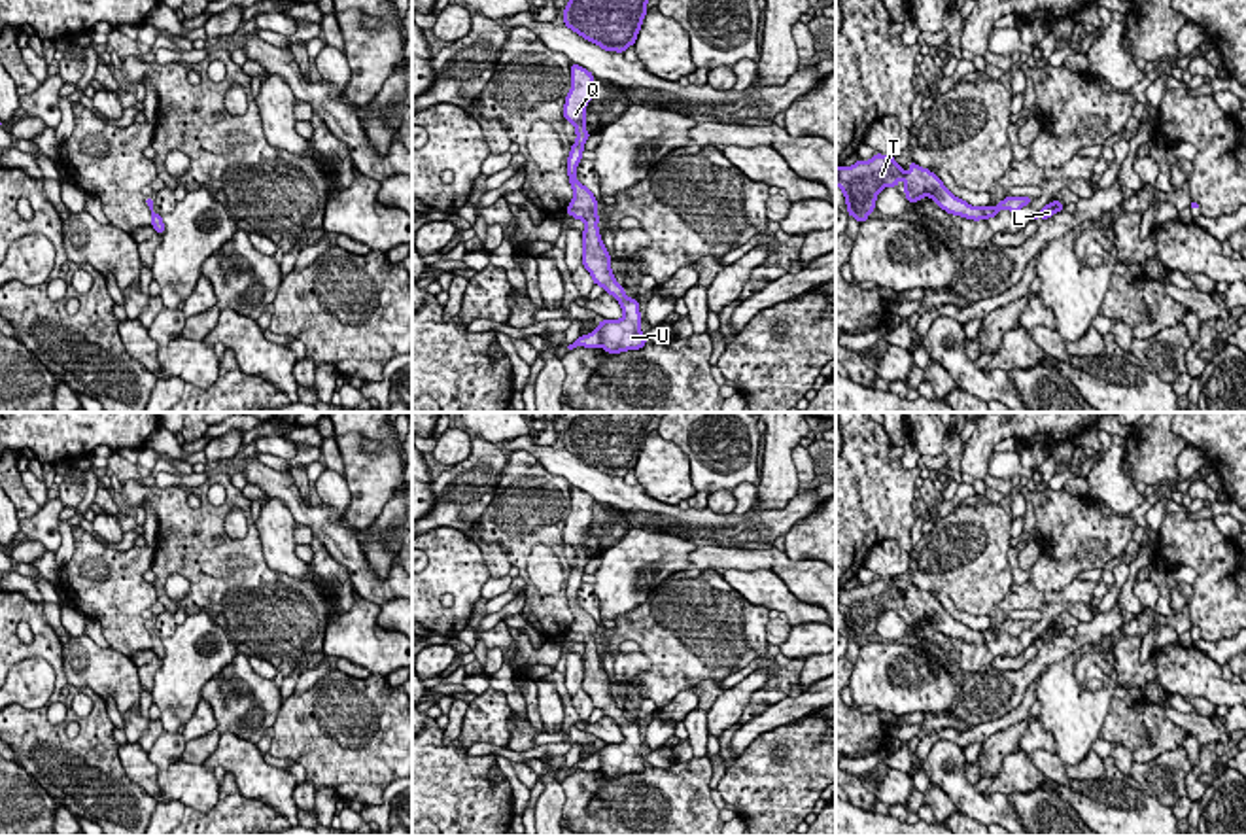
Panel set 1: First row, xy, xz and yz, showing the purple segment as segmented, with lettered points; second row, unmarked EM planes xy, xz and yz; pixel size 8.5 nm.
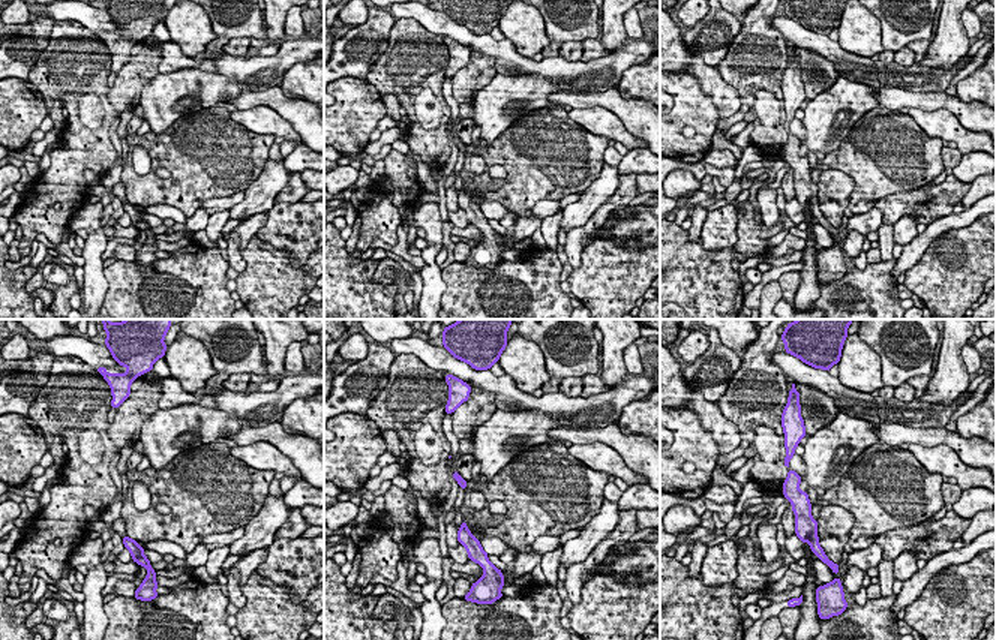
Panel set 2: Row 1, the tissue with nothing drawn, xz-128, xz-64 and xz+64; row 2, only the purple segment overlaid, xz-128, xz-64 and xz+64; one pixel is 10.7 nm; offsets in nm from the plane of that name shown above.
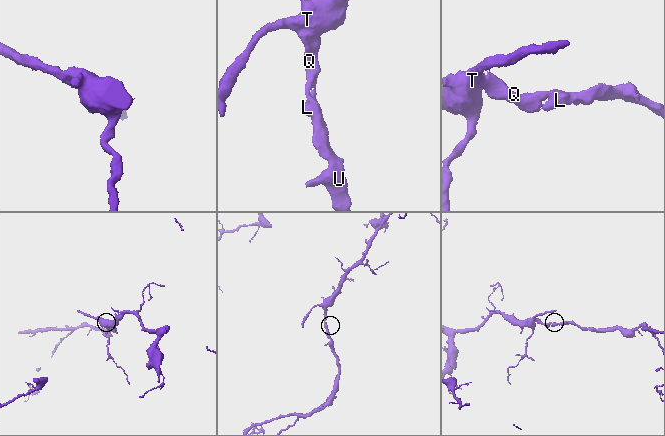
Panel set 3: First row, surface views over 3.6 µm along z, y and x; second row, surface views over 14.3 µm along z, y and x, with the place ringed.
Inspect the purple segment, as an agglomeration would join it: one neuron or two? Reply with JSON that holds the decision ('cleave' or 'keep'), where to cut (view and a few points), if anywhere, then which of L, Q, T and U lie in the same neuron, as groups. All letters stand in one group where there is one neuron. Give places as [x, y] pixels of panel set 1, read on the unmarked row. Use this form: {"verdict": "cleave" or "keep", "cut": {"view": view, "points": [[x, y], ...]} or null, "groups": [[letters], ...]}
{"verdict": "keep", "cut": null, "groups": [["L", "Q", "T", "U"]]}

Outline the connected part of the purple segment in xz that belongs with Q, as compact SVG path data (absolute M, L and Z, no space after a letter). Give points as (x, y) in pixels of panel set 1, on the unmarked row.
M571 486L571 513L565 520L563 543L573 547L577 564L571 569L567 581L567 600L573 613L573 622L567 630L567 639L584 645L582 690L592 698L596 709L601 709L605 717L613 719L620 726L624 740L620 743L601 743L592 757L580 758L567 772L573 774L577 770L599 770L611 779L614 779L628 774L641 774L647 768L647 762L641 755L643 741L639 736L639 724L630 723L624 717L624 709L620 709L613 698L611 679L597 653L597 624L594 617L575 601L577 590L582 584L584 567L590 562L590 556L584 552L584 541L588 537L584 530L592 524L592 520L594 497Z

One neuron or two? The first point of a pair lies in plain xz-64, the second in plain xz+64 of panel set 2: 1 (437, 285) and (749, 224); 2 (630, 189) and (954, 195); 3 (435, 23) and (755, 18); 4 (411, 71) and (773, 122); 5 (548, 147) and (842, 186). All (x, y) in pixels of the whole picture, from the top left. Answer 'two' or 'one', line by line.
1: two
2: one
3: two
4: one
5: two

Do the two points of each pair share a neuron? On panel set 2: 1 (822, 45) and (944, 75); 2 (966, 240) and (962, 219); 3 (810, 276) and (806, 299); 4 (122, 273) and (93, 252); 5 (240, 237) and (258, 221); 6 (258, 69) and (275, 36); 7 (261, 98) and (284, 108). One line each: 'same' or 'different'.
1: same
2: different
3: same
4: different
5: same
6: different
7: same

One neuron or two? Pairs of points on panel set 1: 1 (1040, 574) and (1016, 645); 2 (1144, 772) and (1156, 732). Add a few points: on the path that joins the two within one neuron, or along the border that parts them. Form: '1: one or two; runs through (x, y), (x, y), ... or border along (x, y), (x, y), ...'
1: two; border along (1074, 577), (1059, 591), (1038, 591), (1029, 581)
2: one; runs through (1154, 763), (1156, 742)

